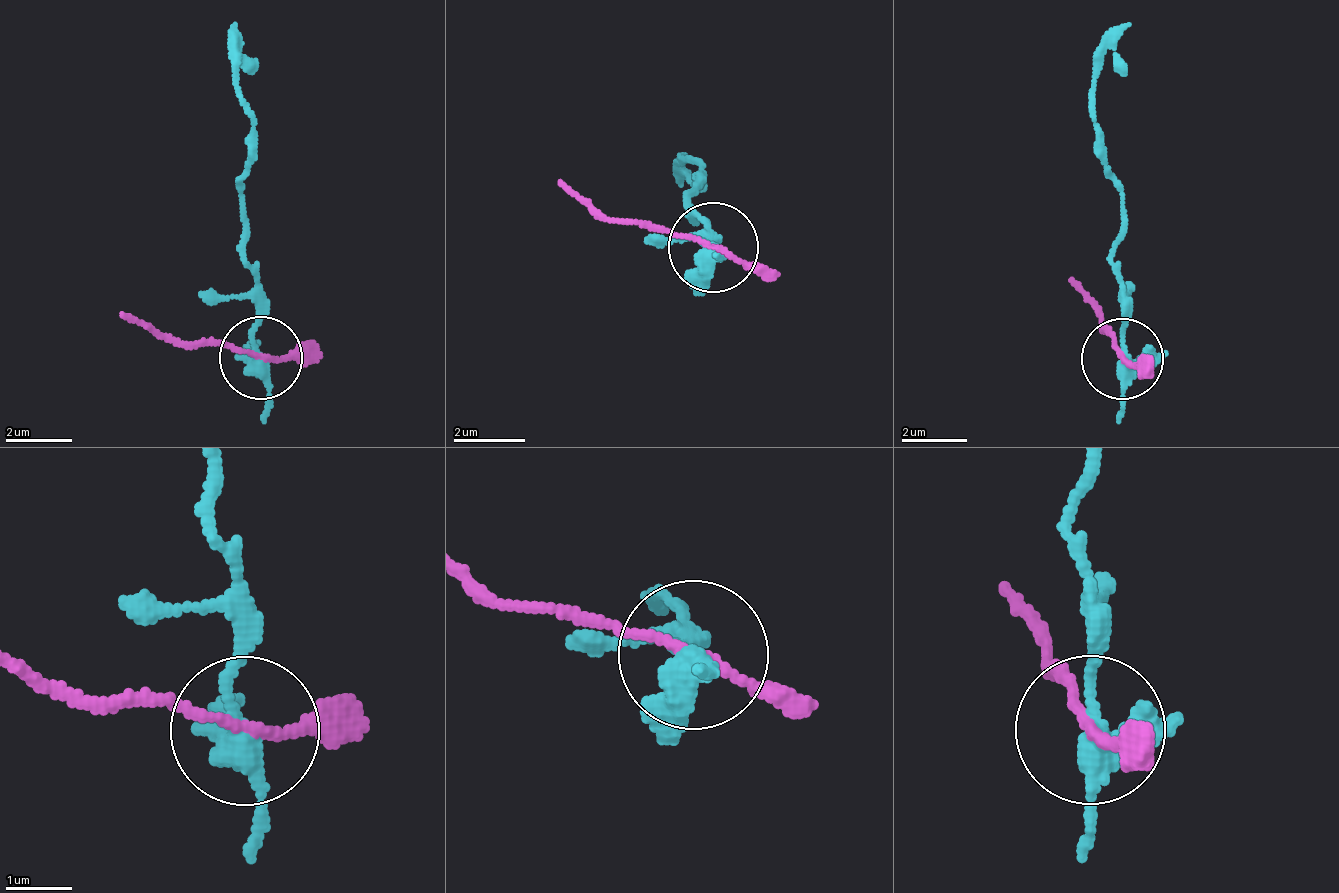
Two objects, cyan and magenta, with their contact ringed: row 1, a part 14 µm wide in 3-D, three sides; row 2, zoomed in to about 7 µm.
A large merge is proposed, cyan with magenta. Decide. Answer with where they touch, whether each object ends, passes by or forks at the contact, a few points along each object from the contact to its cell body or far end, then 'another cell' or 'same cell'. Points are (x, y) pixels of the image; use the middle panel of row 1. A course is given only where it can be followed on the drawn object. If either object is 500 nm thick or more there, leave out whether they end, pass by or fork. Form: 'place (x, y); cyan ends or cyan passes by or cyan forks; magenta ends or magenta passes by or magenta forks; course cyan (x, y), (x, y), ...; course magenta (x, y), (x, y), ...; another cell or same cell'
place (713, 247); cyan forks; magenta passes by; course cyan (715, 244), (695, 209), (703, 165), (684, 155), (675, 183); course magenta (715, 244), (607, 223), (561, 180); another cell

